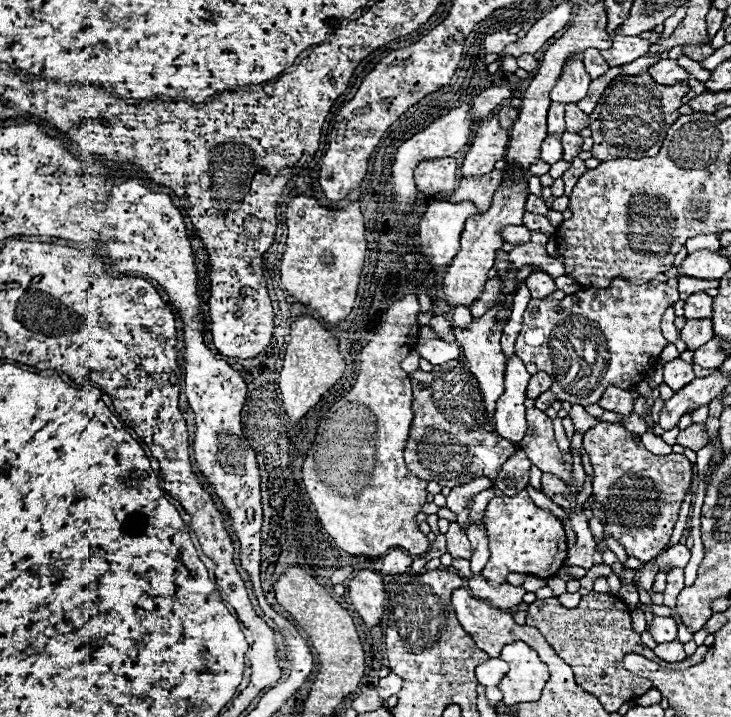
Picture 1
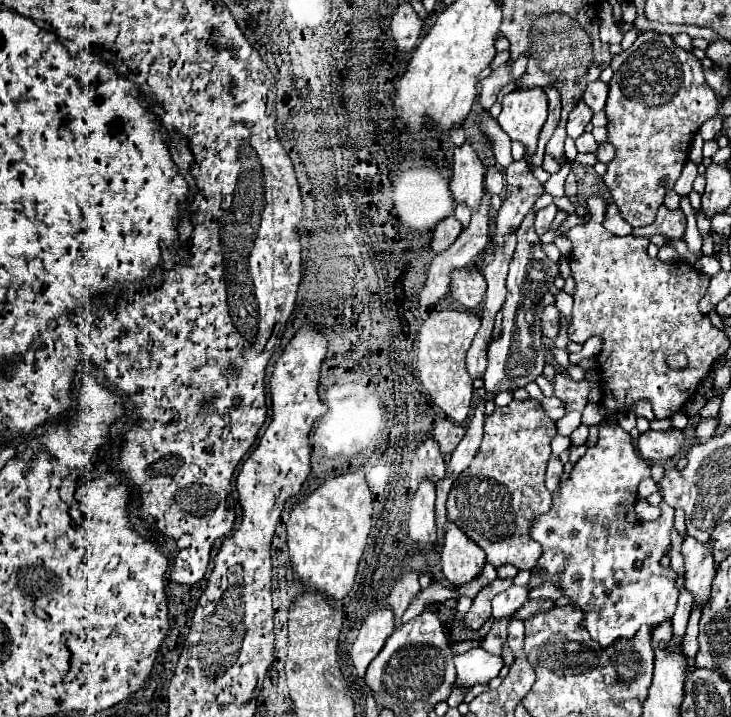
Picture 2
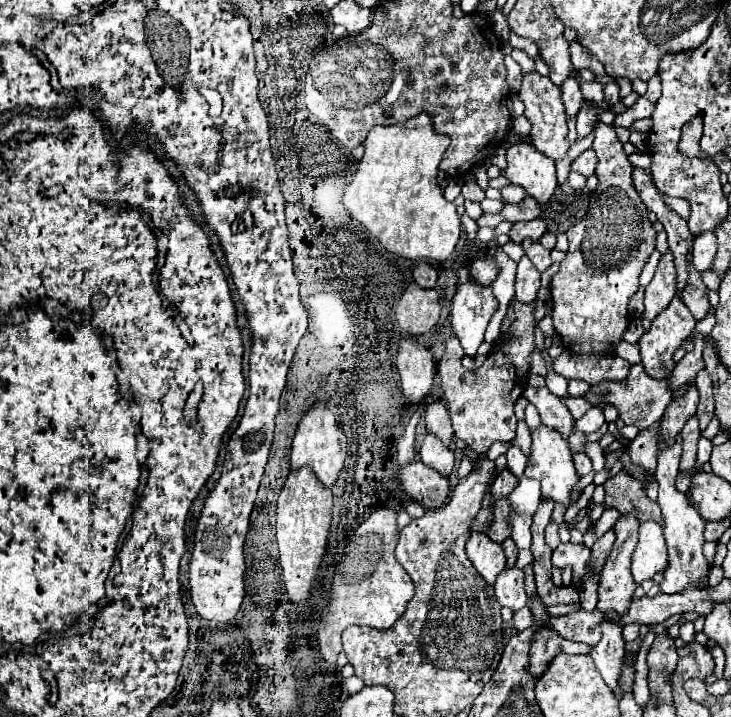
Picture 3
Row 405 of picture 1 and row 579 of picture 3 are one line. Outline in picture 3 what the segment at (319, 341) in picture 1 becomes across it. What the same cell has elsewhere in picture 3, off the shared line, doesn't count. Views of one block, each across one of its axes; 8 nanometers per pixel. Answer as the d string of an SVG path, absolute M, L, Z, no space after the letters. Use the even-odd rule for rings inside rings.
M310 468L292 472L278 496L276 506L276 542L280 550L280 566L284 572L286 592L292 604L304 604L316 582L316 574L326 552L328 532L332 524L332 492L318 482Z

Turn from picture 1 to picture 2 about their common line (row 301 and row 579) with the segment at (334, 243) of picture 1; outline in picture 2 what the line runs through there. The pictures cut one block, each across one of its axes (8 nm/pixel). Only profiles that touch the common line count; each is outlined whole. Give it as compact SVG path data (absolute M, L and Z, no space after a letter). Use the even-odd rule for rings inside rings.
M352 472L352 474L338 476L338 478L326 480L320 488L316 488L304 502L300 502L292 510L290 520L286 524L290 562L292 562L292 570L296 572L298 580L304 586L316 588L316 592L322 592L324 596L342 600L354 584L358 562L360 562L362 552L368 542L370 522L372 522L372 494L366 484L364 472Z

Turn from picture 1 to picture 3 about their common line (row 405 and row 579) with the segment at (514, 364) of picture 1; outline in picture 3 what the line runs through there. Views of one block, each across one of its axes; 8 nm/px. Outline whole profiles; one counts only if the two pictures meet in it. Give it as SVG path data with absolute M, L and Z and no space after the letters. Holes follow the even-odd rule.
M518 566L502 570L502 574L496 578L494 590L500 606L506 606L514 612L526 606L528 598L524 592L524 572Z

